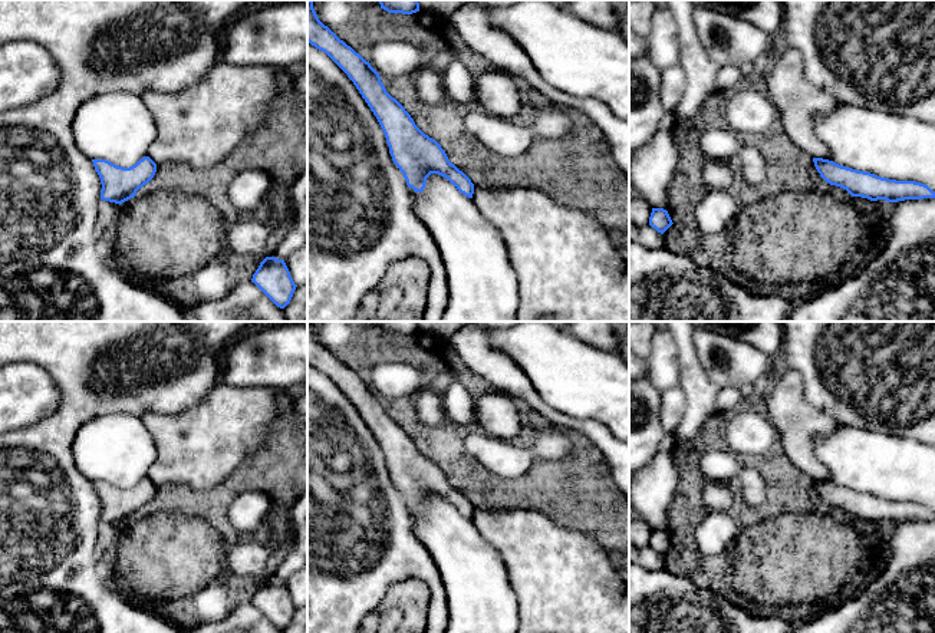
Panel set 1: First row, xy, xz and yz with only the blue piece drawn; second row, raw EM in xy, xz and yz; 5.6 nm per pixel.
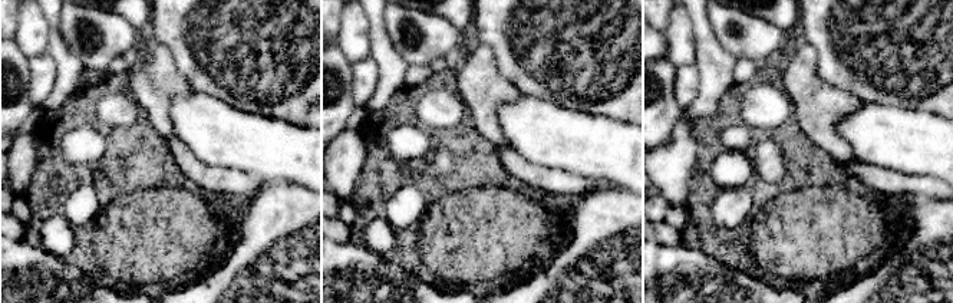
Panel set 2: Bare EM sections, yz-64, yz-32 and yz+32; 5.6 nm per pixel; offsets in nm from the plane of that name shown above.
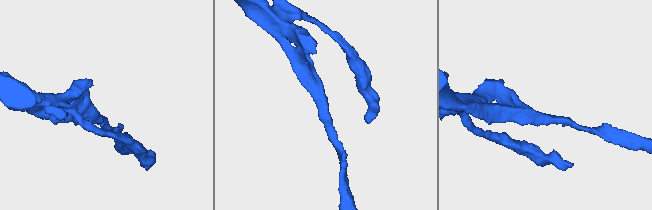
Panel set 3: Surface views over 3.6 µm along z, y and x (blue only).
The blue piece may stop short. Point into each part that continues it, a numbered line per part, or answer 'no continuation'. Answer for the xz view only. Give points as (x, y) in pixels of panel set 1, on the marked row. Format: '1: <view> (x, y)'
1: xz (568, 270)

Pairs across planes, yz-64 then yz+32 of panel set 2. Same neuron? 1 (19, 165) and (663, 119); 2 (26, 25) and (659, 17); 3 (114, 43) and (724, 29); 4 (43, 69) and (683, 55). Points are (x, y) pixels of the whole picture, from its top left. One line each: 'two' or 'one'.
1: two
2: two
3: one
4: two

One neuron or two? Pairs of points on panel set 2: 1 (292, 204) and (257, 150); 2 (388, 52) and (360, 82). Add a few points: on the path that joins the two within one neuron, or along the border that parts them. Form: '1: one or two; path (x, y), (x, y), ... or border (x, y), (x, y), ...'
1: two; border (266, 180), (296, 181), (306, 188)
2: two; border (369, 56), (378, 71), (376, 88), (371, 98)

